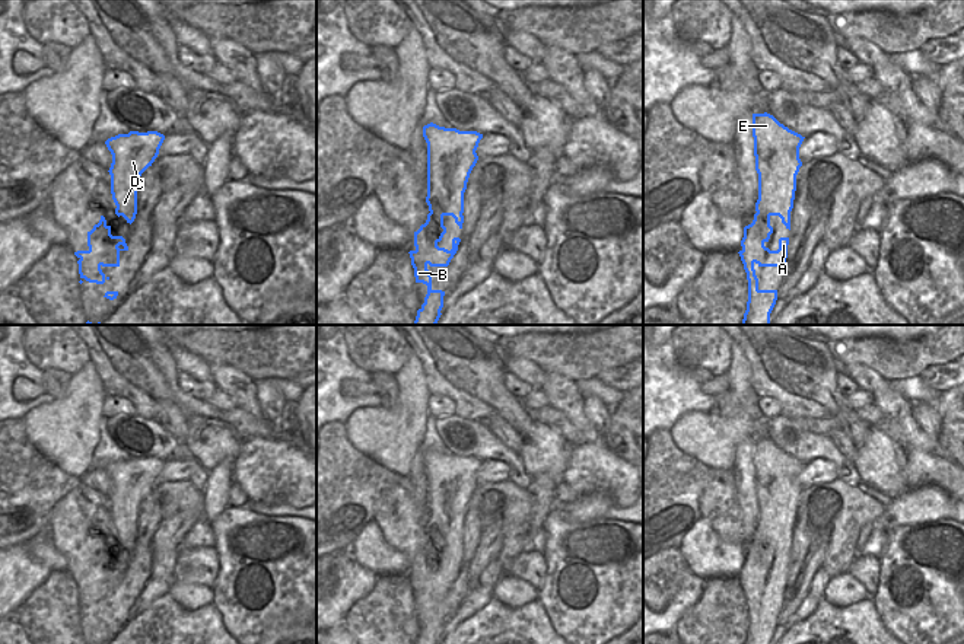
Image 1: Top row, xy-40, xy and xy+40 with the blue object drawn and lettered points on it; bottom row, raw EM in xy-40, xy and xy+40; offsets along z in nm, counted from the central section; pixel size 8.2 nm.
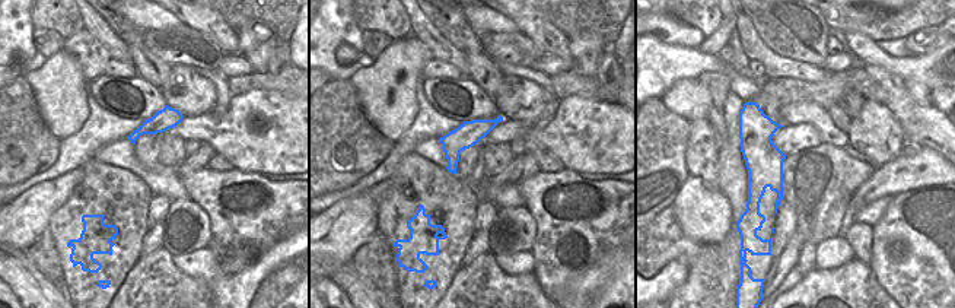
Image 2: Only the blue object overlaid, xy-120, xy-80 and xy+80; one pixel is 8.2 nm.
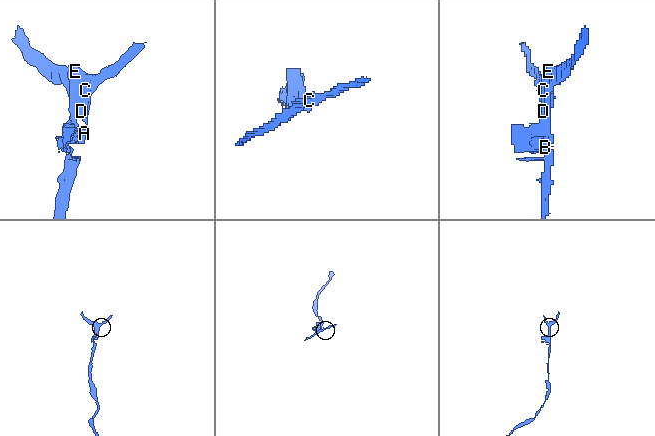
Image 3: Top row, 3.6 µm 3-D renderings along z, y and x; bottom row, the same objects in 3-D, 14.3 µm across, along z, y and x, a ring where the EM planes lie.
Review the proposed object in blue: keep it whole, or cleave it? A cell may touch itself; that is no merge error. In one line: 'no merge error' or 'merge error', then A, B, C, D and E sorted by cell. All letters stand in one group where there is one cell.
no merge error; A B C D E

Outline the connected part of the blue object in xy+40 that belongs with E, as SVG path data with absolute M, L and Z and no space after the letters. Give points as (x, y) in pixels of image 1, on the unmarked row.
M753 440L753 463L755 497L758 500L758 526L755 529L755 541L751 551L744 554L741 567L742 576L738 578L744 590L748 606L748 628L744 644L770 644L777 627L777 616L760 616L754 592L758 593L785 593L788 584L789 564L779 565L779 576L770 577L764 573L769 568L773 554L770 543L779 542L786 555L790 557L790 538L793 535L796 501L802 488L799 485L799 474L805 463L780 450L773 441Z

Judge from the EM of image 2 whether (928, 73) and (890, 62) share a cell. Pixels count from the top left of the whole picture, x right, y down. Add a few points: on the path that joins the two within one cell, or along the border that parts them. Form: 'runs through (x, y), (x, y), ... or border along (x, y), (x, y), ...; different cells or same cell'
runs through (919, 67), (898, 66); same cell

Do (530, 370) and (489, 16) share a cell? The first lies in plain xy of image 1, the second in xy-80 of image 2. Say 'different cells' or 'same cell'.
same cell

